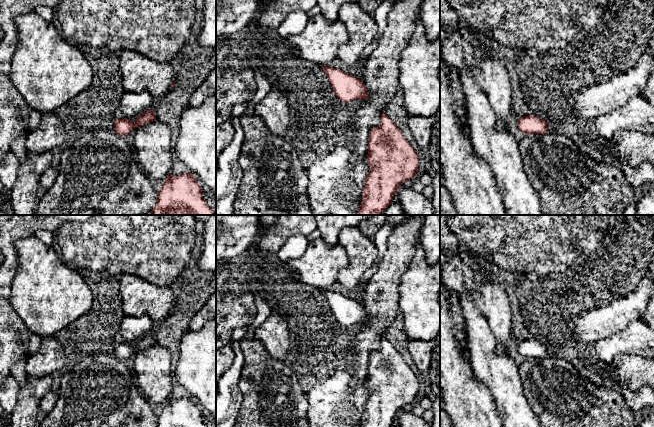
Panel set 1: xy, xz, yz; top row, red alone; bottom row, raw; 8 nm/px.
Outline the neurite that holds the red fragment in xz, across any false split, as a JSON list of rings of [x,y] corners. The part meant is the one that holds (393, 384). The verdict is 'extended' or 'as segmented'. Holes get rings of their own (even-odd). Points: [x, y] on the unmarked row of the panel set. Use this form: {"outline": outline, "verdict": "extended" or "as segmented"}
{"outline": [[[385,336],[381,349],[370,354],[367,385],[370,389],[361,427],[392,427],[400,410],[415,401],[419,382],[414,371]]], "verdict": "as segmented"}

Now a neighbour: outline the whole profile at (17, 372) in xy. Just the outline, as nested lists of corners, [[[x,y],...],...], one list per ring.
[[[21,360],[12,366],[10,372],[11,376],[18,382],[20,387],[22,387],[27,380],[27,376],[25,374],[25,365],[26,360]]]

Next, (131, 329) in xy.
[[[148,316],[124,317],[120,325],[120,334],[124,341],[132,343],[152,333],[155,322]]]

